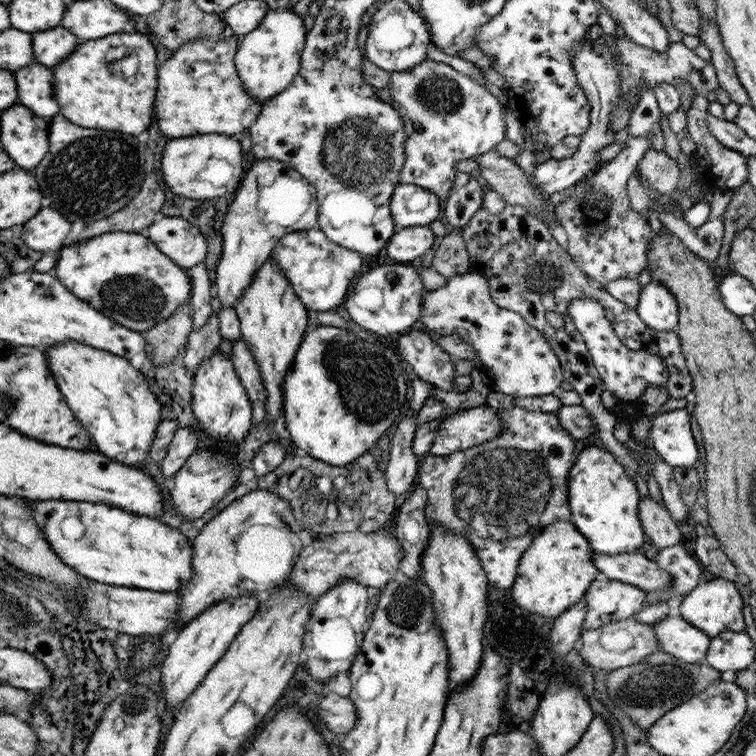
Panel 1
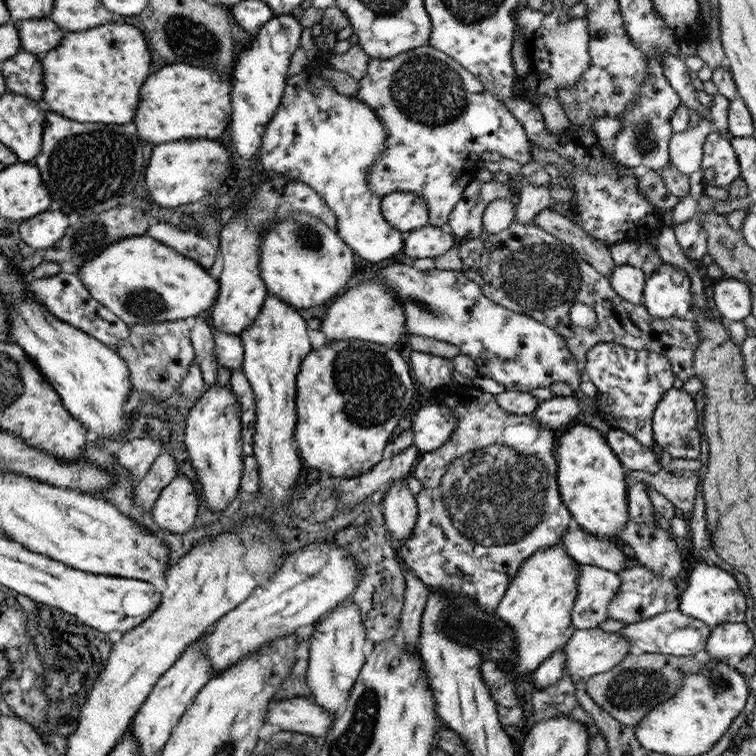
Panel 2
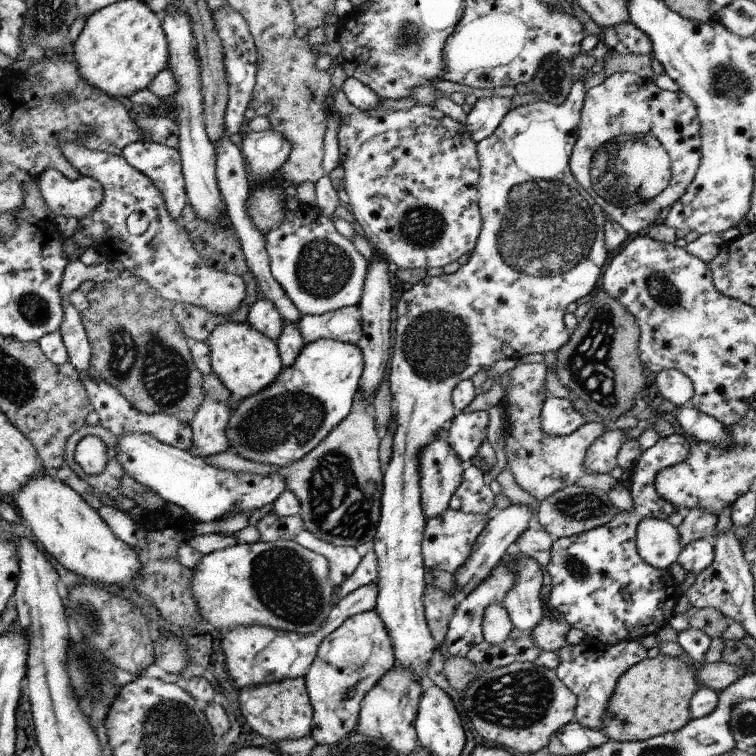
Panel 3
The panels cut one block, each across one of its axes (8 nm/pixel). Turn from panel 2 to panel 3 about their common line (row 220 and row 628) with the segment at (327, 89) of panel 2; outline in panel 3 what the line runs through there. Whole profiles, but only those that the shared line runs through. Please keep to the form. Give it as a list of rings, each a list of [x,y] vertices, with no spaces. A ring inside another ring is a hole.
[[[376,609],[364,611],[347,618],[334,632],[324,637],[319,644],[316,658],[305,676],[308,696],[313,708],[312,730],[309,734],[317,744],[336,744],[349,732],[356,730],[362,699],[380,680],[381,676],[395,664],[395,652],[391,636]]]

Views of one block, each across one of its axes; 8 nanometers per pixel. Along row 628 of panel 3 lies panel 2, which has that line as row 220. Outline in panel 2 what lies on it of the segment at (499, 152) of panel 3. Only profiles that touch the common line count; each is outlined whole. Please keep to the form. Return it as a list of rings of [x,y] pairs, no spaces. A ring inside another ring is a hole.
[[[391,192],[381,198],[384,218],[403,234],[429,224],[428,205],[413,192]]]

